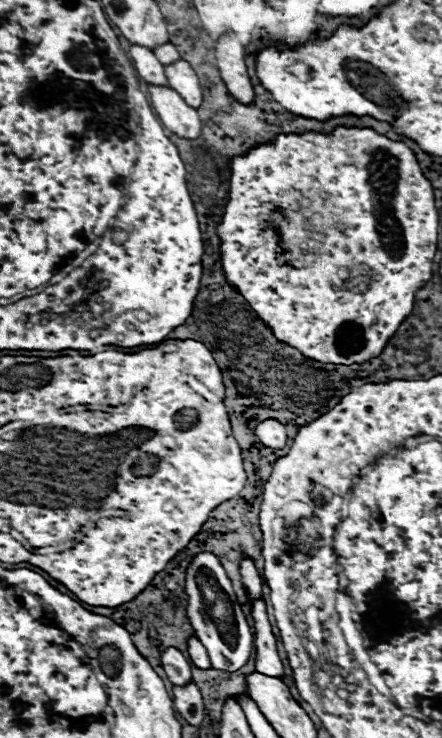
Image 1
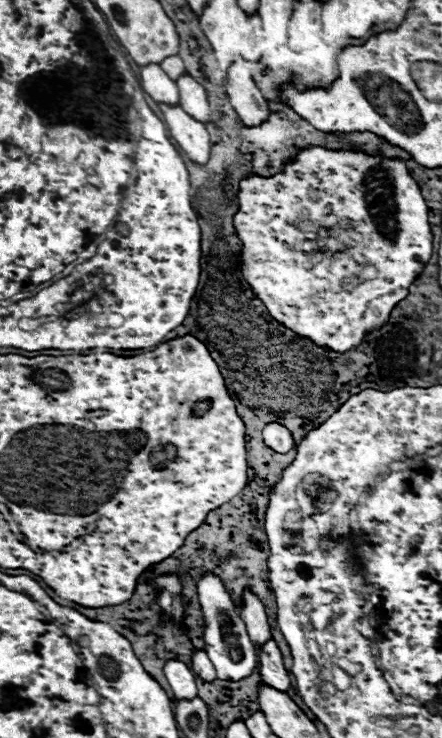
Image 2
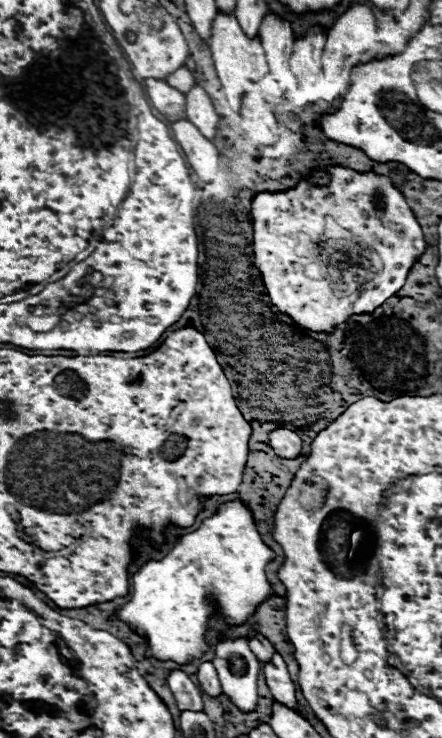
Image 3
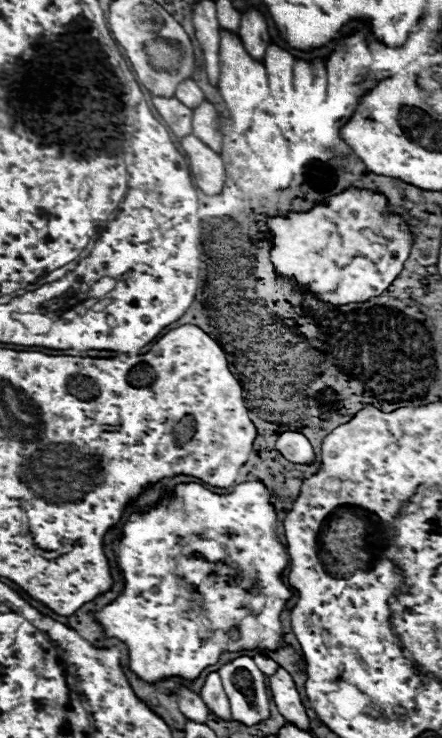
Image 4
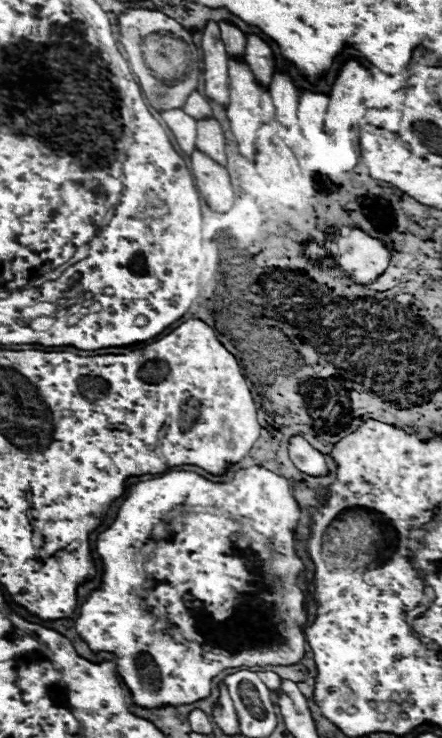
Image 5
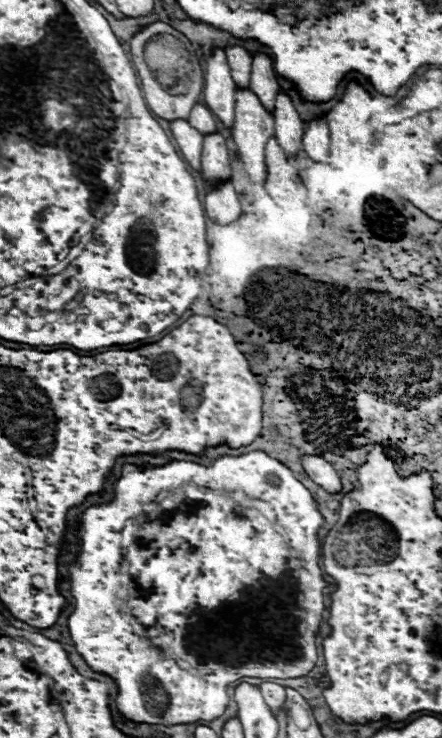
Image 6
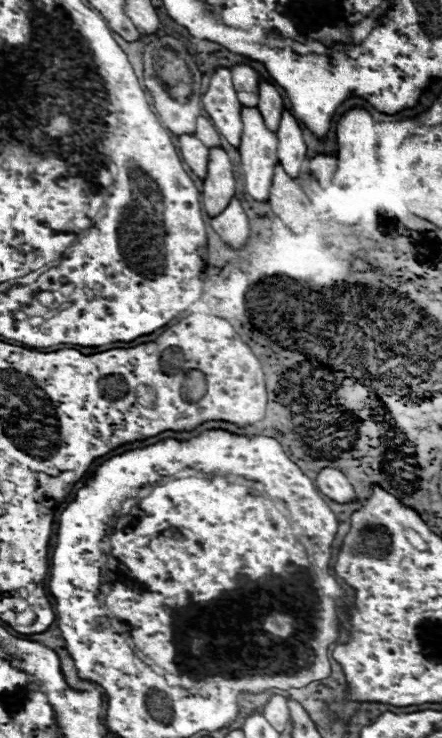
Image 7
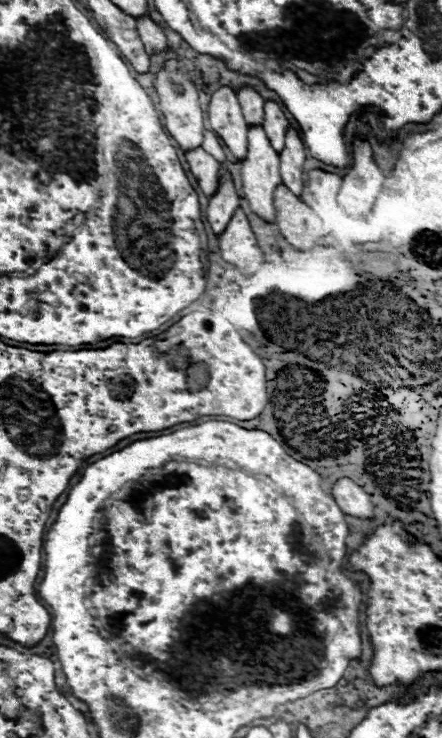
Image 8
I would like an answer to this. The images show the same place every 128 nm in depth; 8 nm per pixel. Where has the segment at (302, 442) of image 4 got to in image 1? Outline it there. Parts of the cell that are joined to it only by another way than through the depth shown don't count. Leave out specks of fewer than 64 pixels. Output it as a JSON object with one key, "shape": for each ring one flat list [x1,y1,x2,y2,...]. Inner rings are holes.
{"shape":[[272,418,264,420,256,426,256,436,266,448,272,448,272,450,280,450,288,442,286,428,278,420,272,420]]}

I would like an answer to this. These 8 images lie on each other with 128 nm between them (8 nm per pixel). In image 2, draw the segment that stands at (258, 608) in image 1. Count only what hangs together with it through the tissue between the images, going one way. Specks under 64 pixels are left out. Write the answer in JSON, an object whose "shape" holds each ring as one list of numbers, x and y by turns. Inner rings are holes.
{"shape":[[268,640,268,644,258,648,258,662,260,662,260,676,266,686,272,686,280,692,290,690,290,676,284,668,282,654,274,640]]}

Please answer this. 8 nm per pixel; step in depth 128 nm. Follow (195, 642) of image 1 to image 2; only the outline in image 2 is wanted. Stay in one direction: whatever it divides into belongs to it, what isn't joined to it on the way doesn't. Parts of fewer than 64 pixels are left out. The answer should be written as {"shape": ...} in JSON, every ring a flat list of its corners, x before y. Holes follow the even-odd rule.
{"shape":[[198,650,198,652,192,654,192,670,194,670,194,674,196,674,198,678,202,678,204,682,216,680,216,670,214,670,214,666,212,666,212,662,210,662,210,658,206,656,204,650]]}

